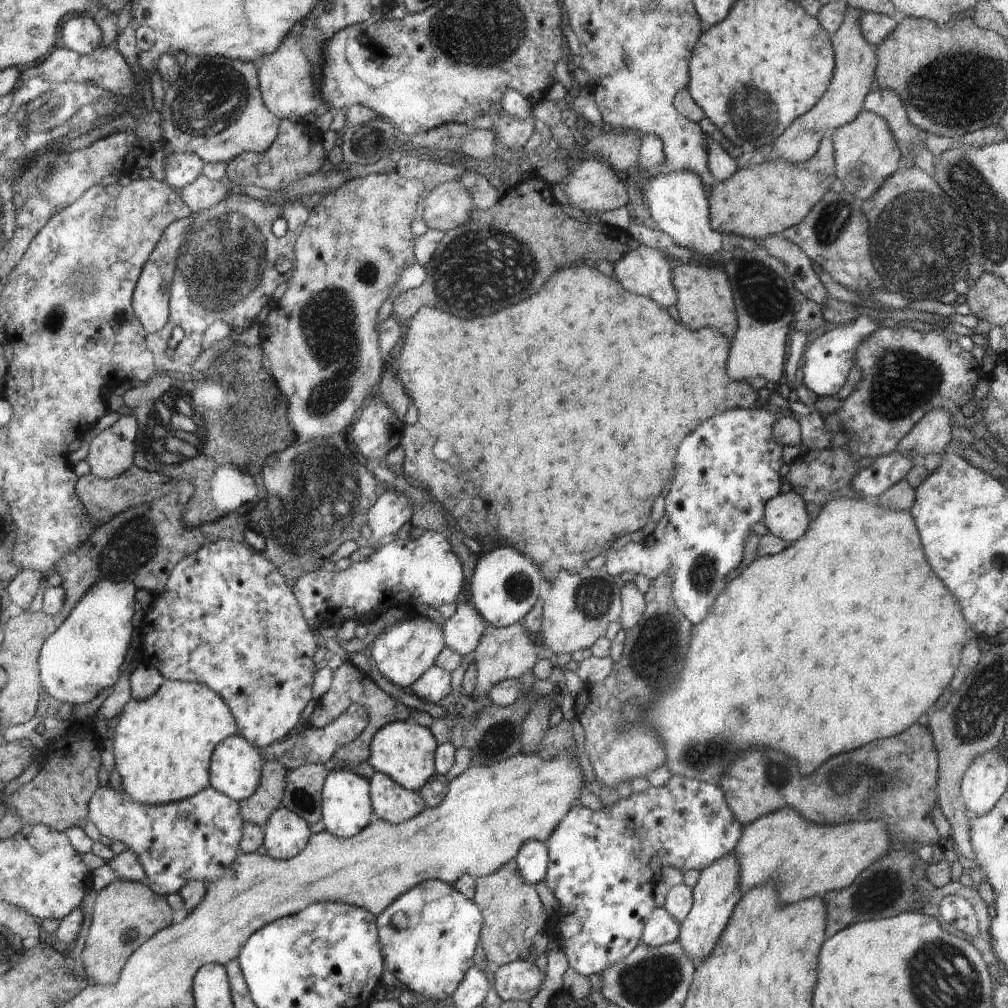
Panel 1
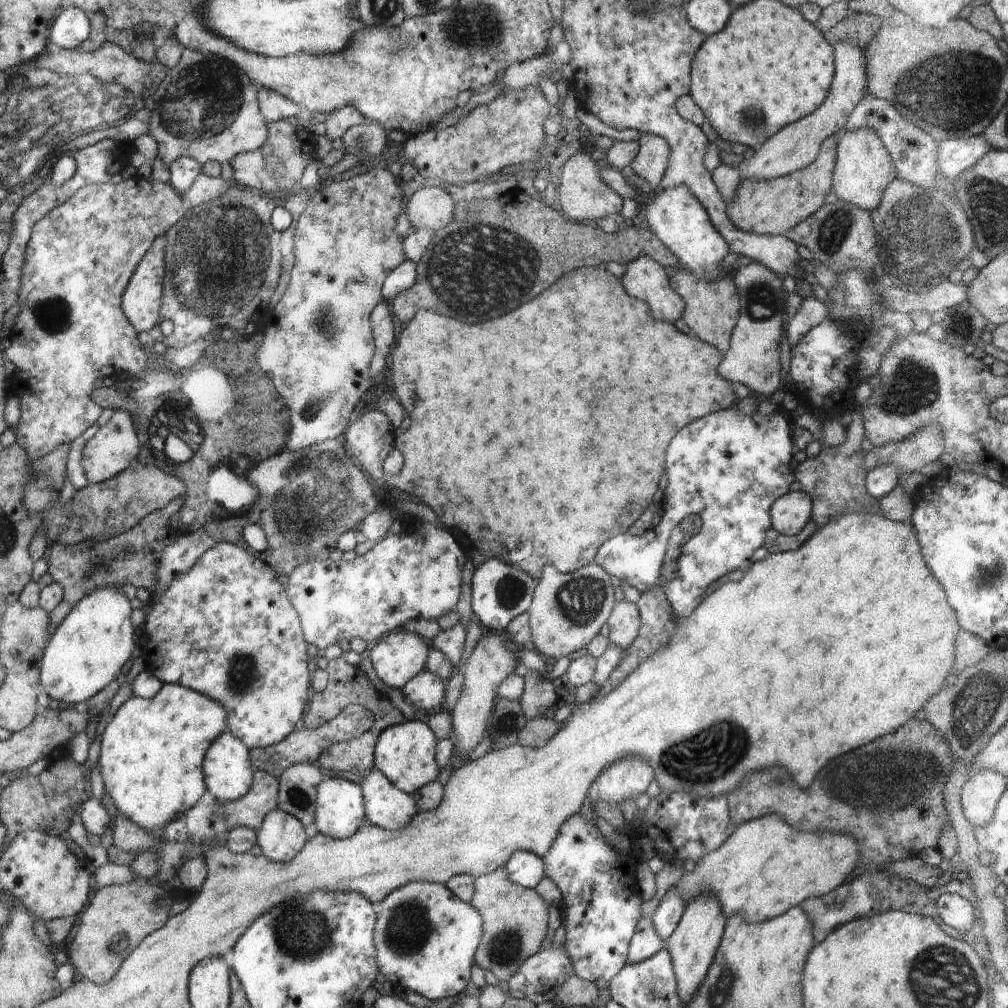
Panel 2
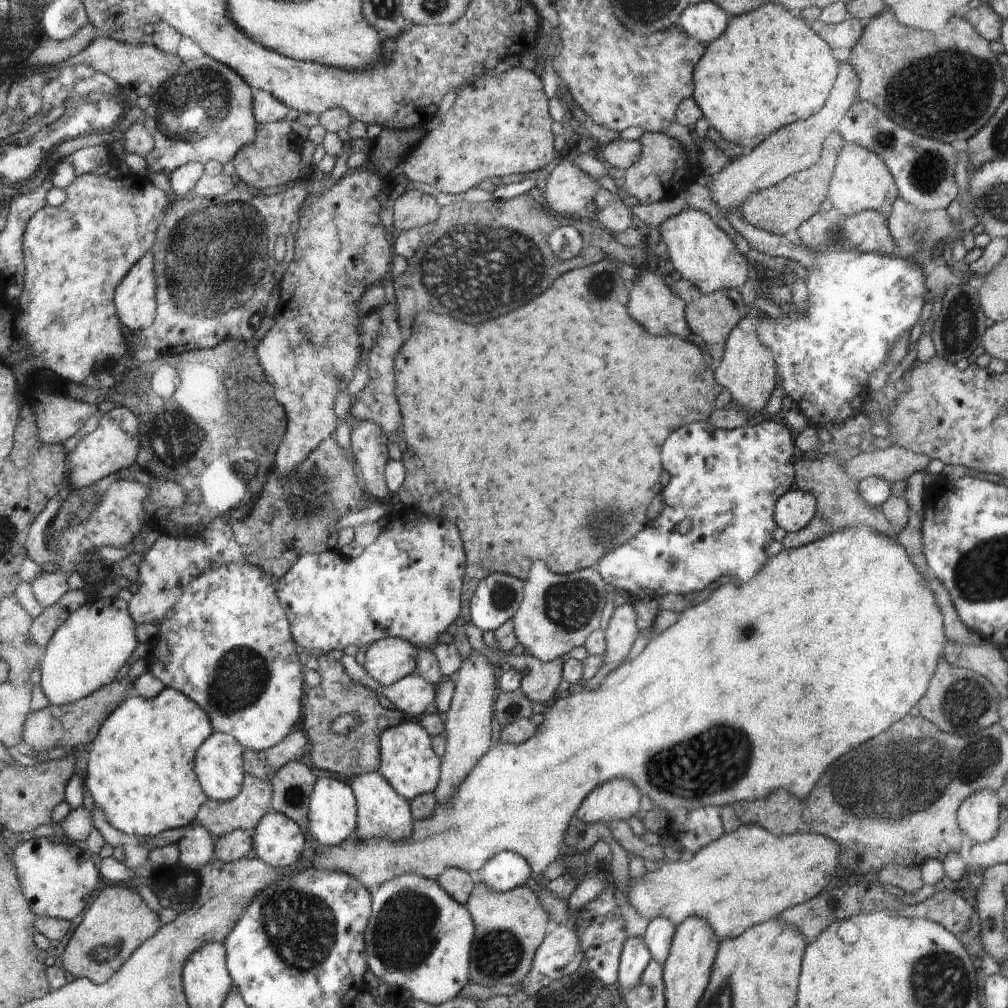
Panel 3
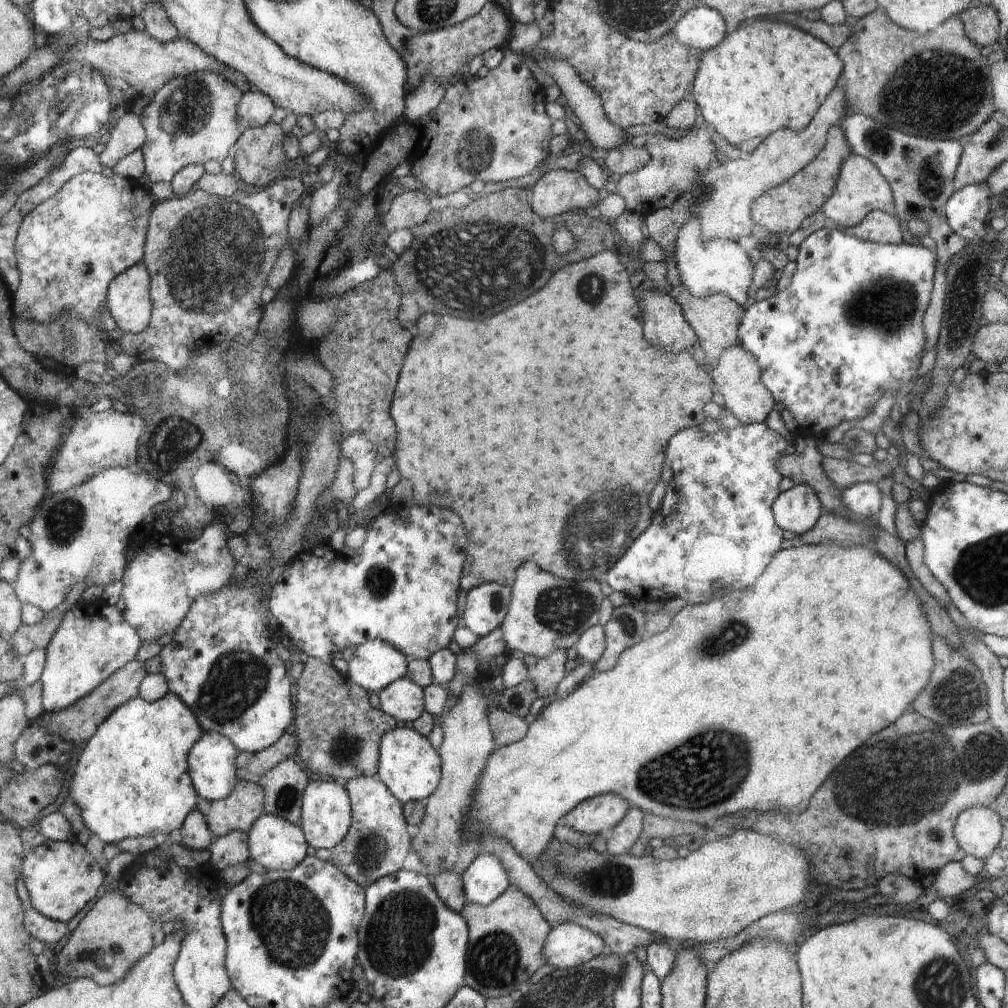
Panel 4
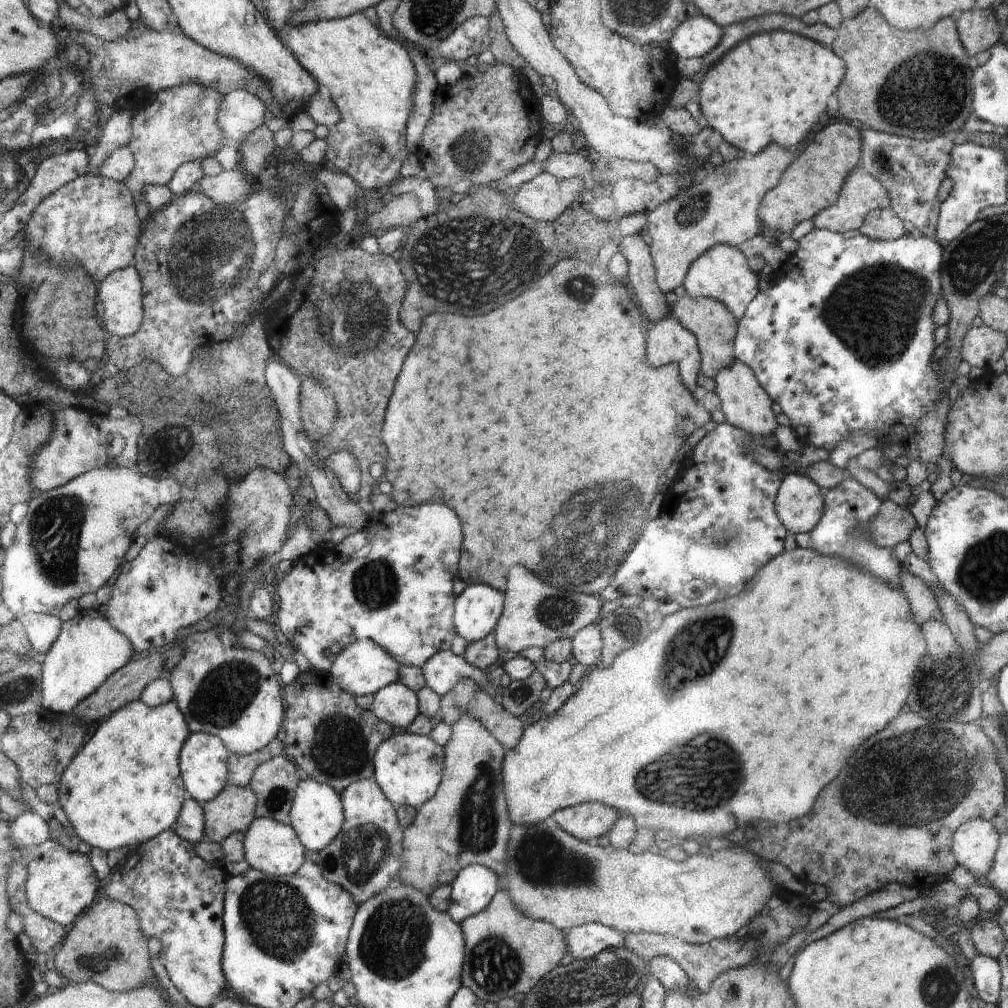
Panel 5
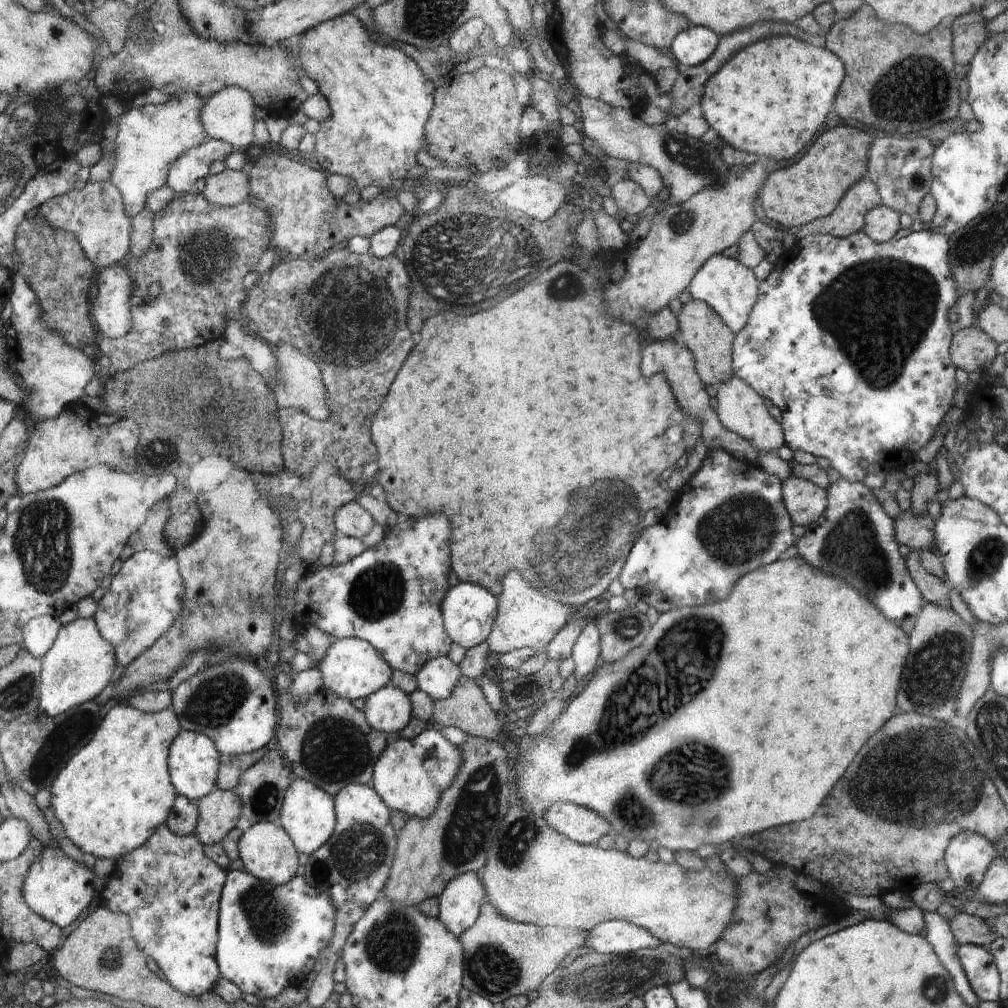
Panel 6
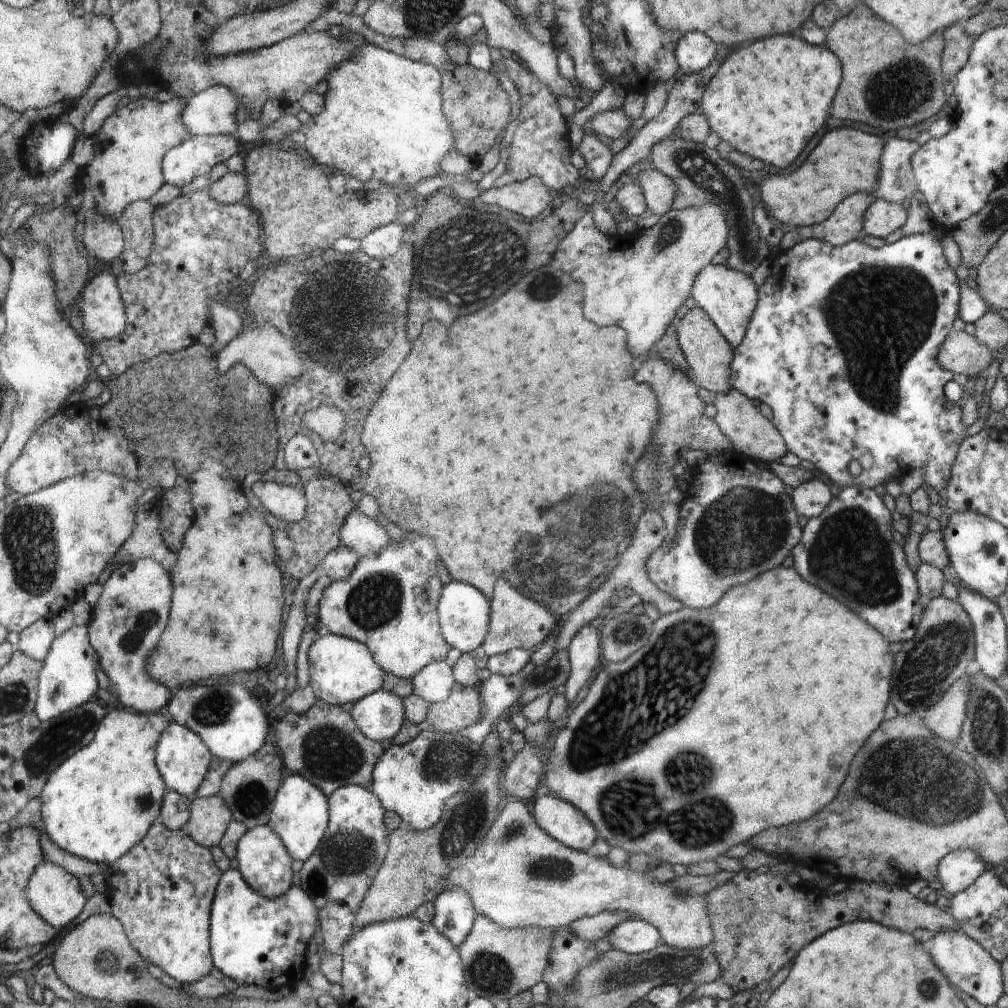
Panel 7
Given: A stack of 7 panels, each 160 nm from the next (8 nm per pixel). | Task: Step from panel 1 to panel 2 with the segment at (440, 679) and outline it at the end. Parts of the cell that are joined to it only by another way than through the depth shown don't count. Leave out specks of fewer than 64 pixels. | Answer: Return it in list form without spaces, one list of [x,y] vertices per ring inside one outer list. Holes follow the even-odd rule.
[[[422,670],[401,689],[405,698],[416,709],[432,710],[444,698],[444,682],[432,671]]]

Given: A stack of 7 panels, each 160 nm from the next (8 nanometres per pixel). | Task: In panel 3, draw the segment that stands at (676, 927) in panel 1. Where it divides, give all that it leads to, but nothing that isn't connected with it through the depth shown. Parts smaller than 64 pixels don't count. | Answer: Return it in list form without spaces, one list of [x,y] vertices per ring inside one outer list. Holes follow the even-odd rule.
[[[641,937],[627,938],[619,960],[618,984],[620,992],[636,986],[640,982],[641,974],[653,959],[648,947]]]

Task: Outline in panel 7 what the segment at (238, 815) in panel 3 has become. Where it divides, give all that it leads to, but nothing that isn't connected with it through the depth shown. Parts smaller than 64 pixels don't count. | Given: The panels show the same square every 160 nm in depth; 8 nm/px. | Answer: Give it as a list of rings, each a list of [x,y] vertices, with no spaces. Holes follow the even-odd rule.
[[[220,795],[196,796],[190,805],[190,818],[185,822],[185,830],[197,843],[209,849],[218,846],[234,820],[234,812]]]

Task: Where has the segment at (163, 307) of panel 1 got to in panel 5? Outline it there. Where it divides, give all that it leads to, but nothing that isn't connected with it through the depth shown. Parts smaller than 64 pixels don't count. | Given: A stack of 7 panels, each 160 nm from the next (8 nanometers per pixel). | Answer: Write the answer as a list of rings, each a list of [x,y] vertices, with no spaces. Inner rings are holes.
[[[124,267],[106,277],[97,286],[99,298],[104,305],[104,316],[100,318],[104,330],[113,339],[125,338],[138,332],[143,323],[142,283],[136,267]]]

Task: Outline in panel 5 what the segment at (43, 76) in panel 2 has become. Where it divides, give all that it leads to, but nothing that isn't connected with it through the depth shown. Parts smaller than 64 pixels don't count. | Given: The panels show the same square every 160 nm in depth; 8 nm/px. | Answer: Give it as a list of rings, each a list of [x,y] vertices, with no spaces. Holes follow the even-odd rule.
[[[138,18],[136,22],[131,22],[131,27],[124,36],[112,42],[98,39],[92,33],[74,28],[70,30],[68,36],[74,47],[82,46],[88,52],[87,66],[89,68],[93,70],[94,66],[98,66],[98,70],[104,72],[106,78],[122,80],[121,88],[126,88],[126,58],[128,58],[128,78],[134,80],[132,86],[136,84],[138,90],[144,88],[145,92],[160,93],[184,83],[198,83],[212,87],[223,95],[233,90],[244,89],[256,95],[270,112],[276,114],[282,110],[282,106],[278,104],[278,101],[276,102],[276,97],[272,94],[271,87],[268,87],[267,83],[254,71],[236,59],[208,50],[195,39],[188,38],[174,21],[169,22],[164,30],[155,31]],[[110,64],[112,64],[112,70],[110,70]]]

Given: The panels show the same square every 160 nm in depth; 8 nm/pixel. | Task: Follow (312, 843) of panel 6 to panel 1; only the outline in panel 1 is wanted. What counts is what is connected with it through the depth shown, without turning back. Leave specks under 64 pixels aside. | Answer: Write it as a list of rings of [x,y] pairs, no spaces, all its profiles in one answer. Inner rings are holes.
[[[335,766],[328,774],[323,790],[323,821],[330,834],[343,839],[354,837],[370,824],[372,818],[371,785],[364,776],[352,771],[352,767]]]

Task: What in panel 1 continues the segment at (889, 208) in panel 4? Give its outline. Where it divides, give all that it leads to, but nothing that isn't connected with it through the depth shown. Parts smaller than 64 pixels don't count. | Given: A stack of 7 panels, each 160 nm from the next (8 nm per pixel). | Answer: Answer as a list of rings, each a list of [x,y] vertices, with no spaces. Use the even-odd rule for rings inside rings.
[[[862,110],[852,122],[836,129],[830,137],[833,140],[835,154],[835,175],[842,181],[845,187],[844,190],[852,193],[861,201],[874,196],[874,193],[879,190],[880,185],[883,184],[886,178],[902,168],[902,154],[897,145],[896,137],[893,137],[889,124],[876,113]]]

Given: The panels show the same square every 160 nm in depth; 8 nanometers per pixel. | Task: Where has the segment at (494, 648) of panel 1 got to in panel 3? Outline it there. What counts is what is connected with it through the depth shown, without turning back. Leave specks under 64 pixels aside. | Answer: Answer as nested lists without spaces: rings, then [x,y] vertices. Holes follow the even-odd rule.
[[[473,650],[471,655],[461,663],[461,667],[454,677],[455,691],[448,712],[444,714],[445,753],[444,778],[433,790],[437,804],[446,805],[452,795],[457,792],[460,783],[472,771],[480,758],[490,750],[492,734],[492,704],[494,704],[494,688],[496,688],[496,674],[494,665],[480,651]]]

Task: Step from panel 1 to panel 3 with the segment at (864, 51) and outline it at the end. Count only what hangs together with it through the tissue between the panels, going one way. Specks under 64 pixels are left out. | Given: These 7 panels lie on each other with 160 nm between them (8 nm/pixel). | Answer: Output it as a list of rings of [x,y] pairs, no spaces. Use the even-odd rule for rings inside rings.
[[[838,61],[839,69],[833,87],[829,90],[828,100],[816,114],[806,119],[798,119],[789,125],[784,125],[769,134],[748,154],[734,158],[720,172],[713,174],[711,183],[712,198],[715,200],[722,215],[732,207],[740,208],[741,204],[755,191],[764,190],[782,182],[791,174],[809,169],[820,158],[824,139],[836,133],[839,122],[859,100],[857,90],[860,79],[853,66],[847,61]]]

